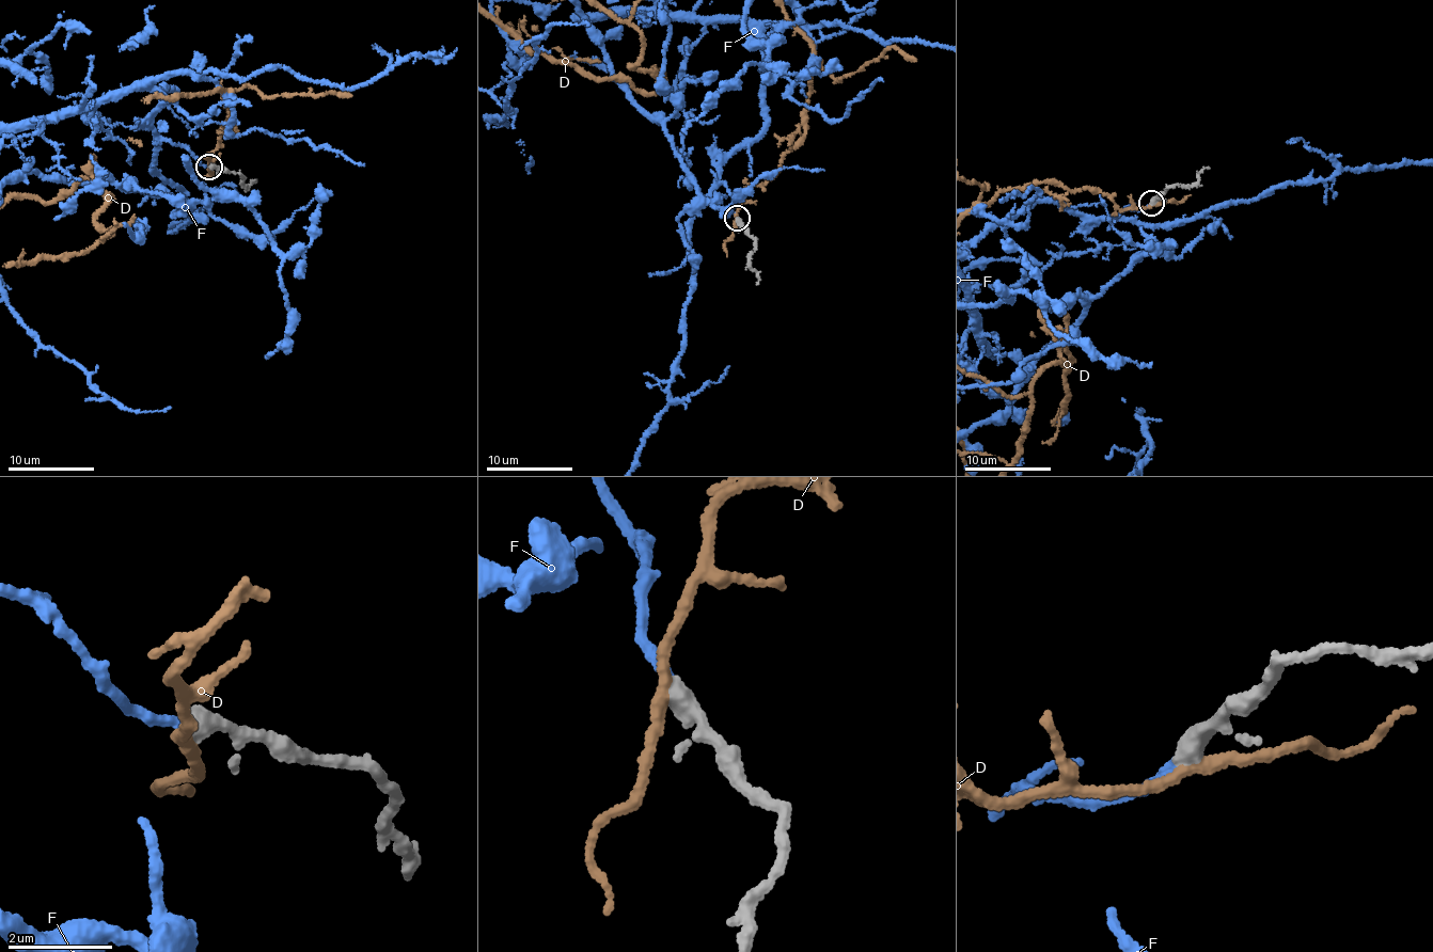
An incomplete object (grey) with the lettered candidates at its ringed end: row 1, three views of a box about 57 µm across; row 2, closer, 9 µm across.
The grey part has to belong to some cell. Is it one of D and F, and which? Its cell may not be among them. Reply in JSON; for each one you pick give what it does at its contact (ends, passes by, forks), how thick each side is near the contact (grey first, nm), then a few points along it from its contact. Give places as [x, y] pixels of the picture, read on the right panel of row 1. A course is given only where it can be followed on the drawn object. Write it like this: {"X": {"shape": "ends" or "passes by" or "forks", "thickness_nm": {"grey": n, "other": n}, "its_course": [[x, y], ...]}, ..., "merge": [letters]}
{"F": {"shape": "ends", "thickness_nm": {"grey": 440, "other": 180}}, "merge": ["F"]}

